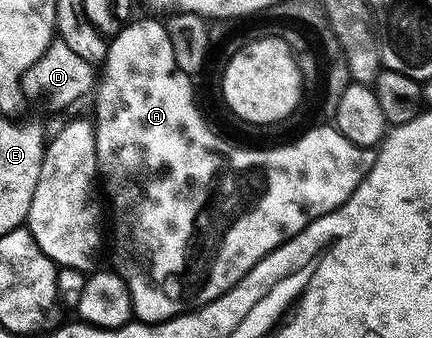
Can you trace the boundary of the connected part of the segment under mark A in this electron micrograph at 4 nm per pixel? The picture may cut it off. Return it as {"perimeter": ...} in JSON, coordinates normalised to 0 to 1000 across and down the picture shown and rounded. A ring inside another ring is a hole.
{"perimeter":[[[317,50],[313,59],[299,62],[294,77],[273,92],[271,101],[257,104],[255,121],[250,127],[250,151],[245,154],[245,166],[241,169],[236,186],[236,204],[227,219],[227,240],[218,257],[218,293],[222,290],[222,349],[218,346],[218,370],[222,376],[222,456],[225,456],[225,506],[229,536],[236,541],[241,536],[241,556],[236,544],[236,562],[245,580],[245,598],[252,612],[262,609],[266,598],[273,598],[273,615],[278,615],[278,627],[287,633],[287,651],[292,651],[292,627],[315,627],[315,633],[324,633],[324,639],[315,639],[310,651],[301,651],[306,663],[301,669],[315,669],[319,663],[319,675],[306,675],[306,686],[301,686],[301,704],[315,704],[310,710],[310,722],[301,722],[301,734],[292,734],[292,722],[273,740],[273,772],[264,778],[264,796],[271,811],[280,811],[287,822],[287,834],[296,843],[296,861],[301,864],[301,888],[306,891],[306,926],[313,932],[317,944],[326,953],[380,953],[389,941],[410,941],[417,929],[431,929],[438,917],[461,917],[465,905],[475,905],[477,899],[486,899],[495,888],[505,888],[512,882],[519,867],[525,864],[532,852],[542,852],[542,840],[551,840],[583,796],[588,793],[588,781],[597,781],[618,751],[625,746],[634,746],[634,734],[644,734],[657,716],[667,716],[681,698],[690,698],[690,686],[699,686],[699,675],[708,675],[715,657],[722,648],[734,645],[736,639],[745,639],[755,627],[764,627],[773,615],[782,615],[808,580],[822,568],[829,556],[829,544],[838,544],[843,538],[843,527],[856,509],[856,497],[866,485],[866,473],[870,470],[870,444],[847,435],[831,432],[829,426],[819,426],[810,414],[801,414],[801,402],[792,402],[787,388],[778,382],[775,370],[759,367],[759,373],[731,373],[725,385],[713,385],[704,399],[697,402],[688,420],[676,420],[669,432],[639,432],[632,444],[572,444],[565,432],[544,432],[537,420],[525,420],[519,408],[507,408],[505,399],[498,396],[495,388],[481,376],[481,361],[477,352],[463,340],[463,325],[454,317],[454,278],[444,269],[444,243],[447,234],[431,213],[421,213],[412,201],[412,189],[403,189],[403,142],[394,142],[394,107],[384,95],[384,83],[380,80],[380,65],[366,59],[359,65],[352,53],[324,53]],[[329,604],[343,604],[343,633],[338,633],[338,645],[333,645],[333,627],[324,621],[324,609]]]}

